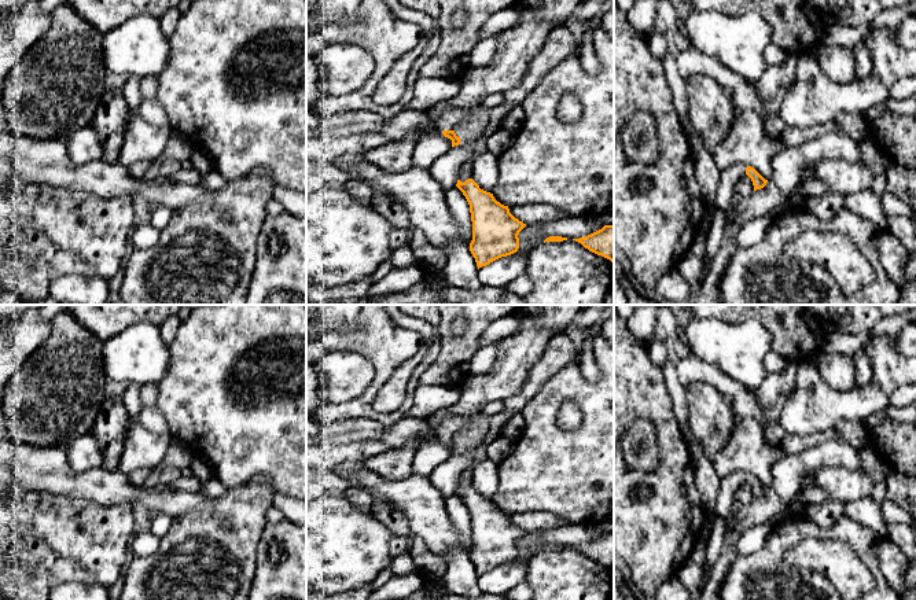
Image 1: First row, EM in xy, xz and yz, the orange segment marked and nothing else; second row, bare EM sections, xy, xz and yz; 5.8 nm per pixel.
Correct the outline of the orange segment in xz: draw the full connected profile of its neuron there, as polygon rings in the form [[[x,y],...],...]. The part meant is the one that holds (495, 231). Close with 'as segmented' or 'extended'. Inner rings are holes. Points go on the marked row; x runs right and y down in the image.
[[[468,178],[464,183],[457,180],[456,187],[463,192],[470,205],[472,221],[472,240],[470,243],[470,251],[475,258],[478,269],[501,257],[516,253],[519,249],[518,235],[526,227],[526,224],[515,218],[509,213],[508,206],[497,202],[493,194],[481,189],[472,178]]] | as segmented

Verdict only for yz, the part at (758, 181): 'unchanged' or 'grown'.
grown

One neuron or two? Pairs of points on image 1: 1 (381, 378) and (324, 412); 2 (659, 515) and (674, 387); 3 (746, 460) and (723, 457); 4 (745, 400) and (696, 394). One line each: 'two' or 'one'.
1: one
2: two
3: one
4: two

